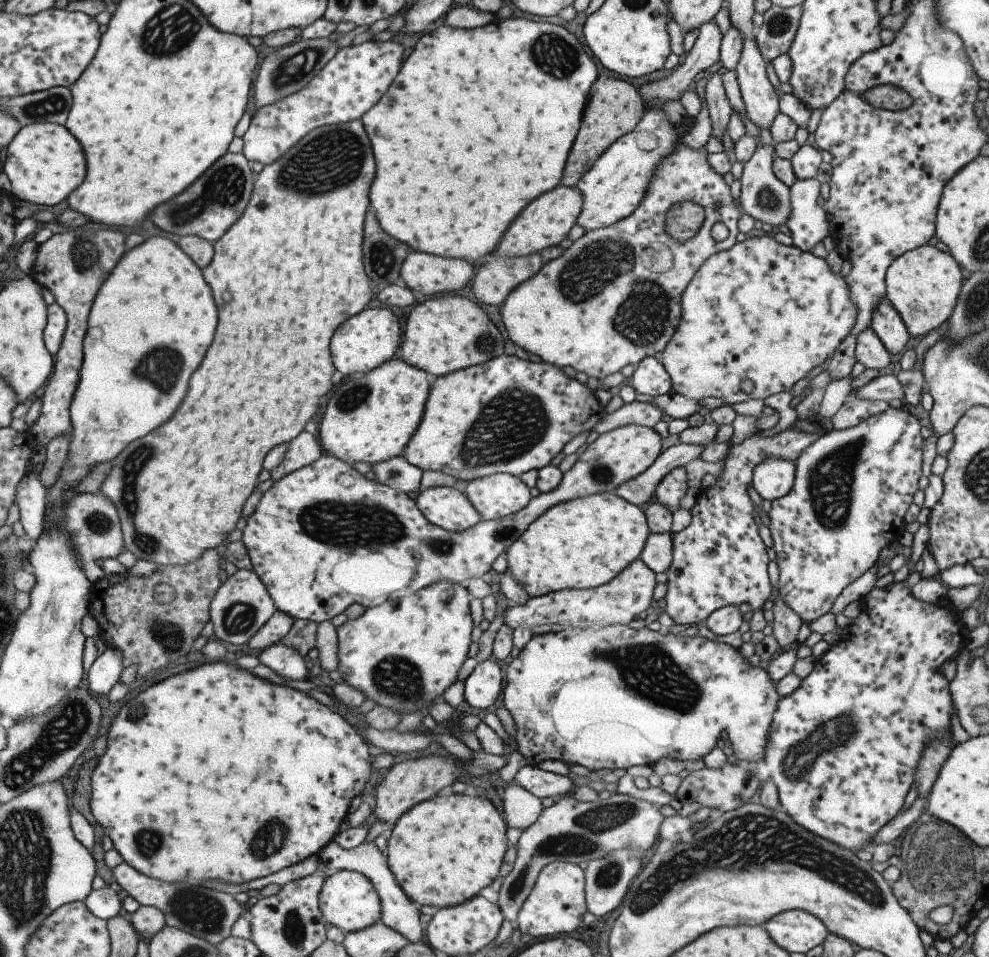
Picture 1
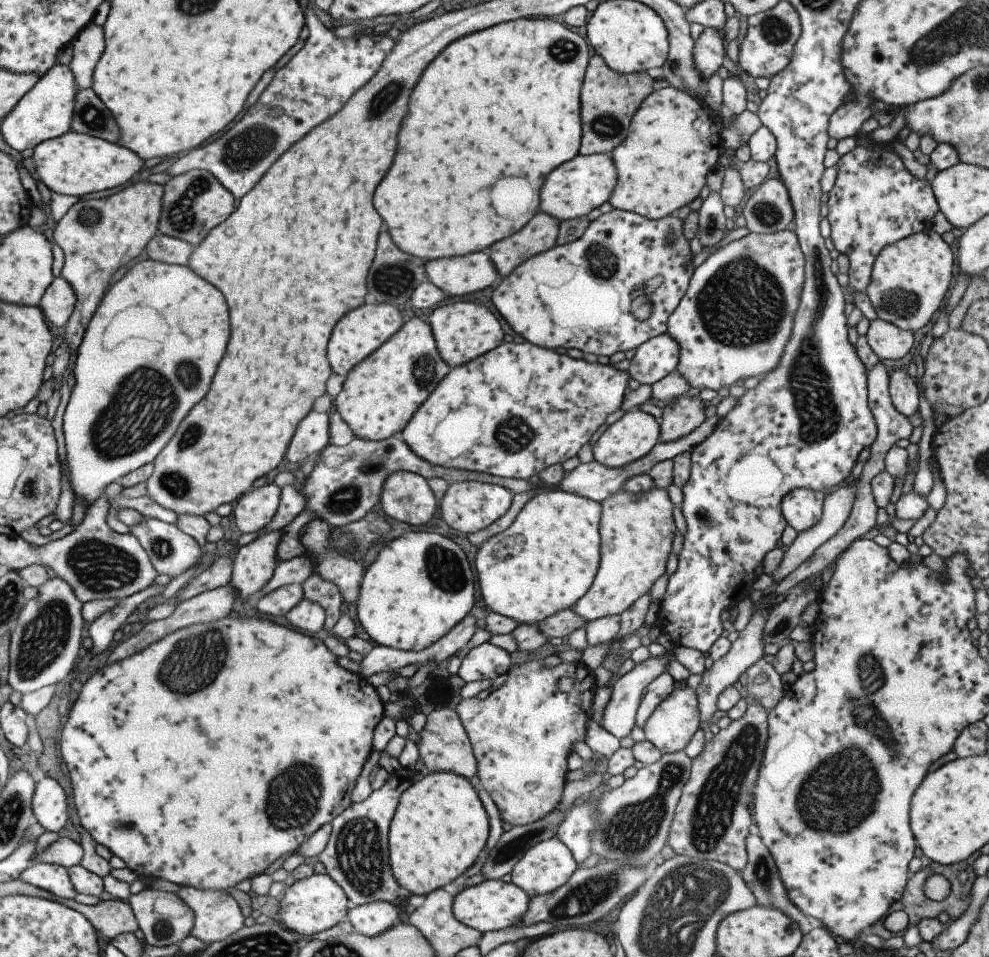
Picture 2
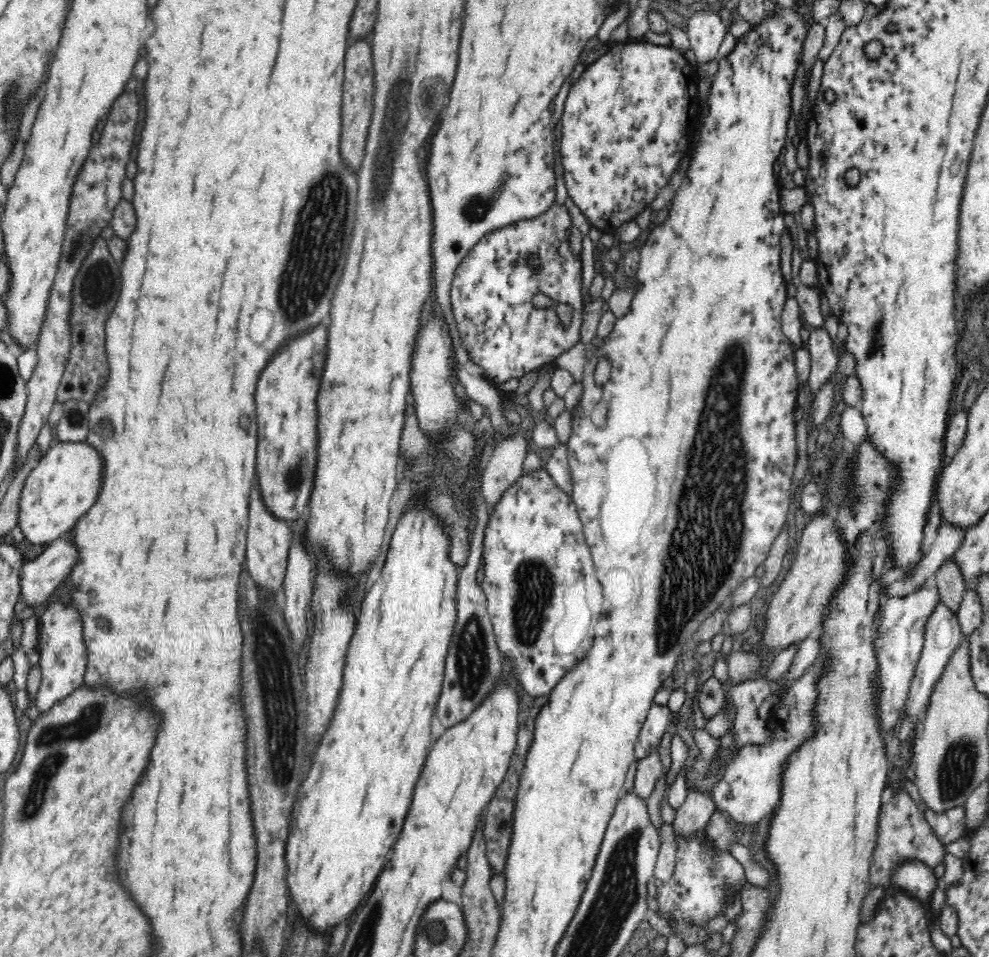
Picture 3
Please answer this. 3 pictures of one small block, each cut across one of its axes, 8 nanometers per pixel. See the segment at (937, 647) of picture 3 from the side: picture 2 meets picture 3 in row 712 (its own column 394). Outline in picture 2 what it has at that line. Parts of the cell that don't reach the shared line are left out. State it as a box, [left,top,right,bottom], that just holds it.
[346,901,399,937]

